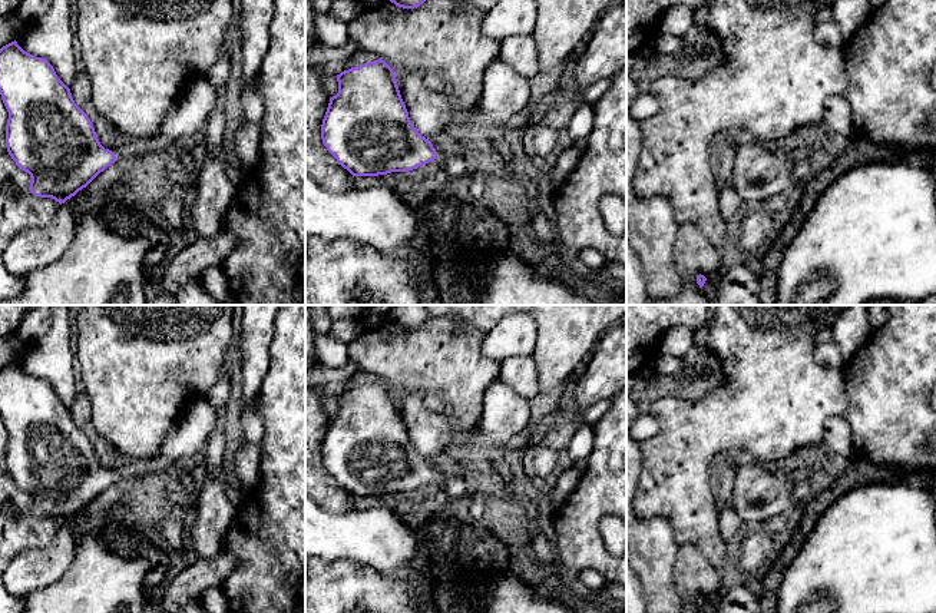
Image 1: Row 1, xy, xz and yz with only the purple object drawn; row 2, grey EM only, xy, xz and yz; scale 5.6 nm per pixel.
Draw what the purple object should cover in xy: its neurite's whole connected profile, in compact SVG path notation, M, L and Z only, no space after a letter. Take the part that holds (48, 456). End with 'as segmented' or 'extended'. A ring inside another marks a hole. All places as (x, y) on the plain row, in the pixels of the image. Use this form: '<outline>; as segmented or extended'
M17 362L0 370L0 415L9 433L6 468L16 486L32 498L34 517L52 518L60 526L86 508L100 493L119 480L142 477L151 471L175 471L182 464L161 455L126 460L113 471L105 470L87 435L75 424L70 410L43 378L24 372Z; extended

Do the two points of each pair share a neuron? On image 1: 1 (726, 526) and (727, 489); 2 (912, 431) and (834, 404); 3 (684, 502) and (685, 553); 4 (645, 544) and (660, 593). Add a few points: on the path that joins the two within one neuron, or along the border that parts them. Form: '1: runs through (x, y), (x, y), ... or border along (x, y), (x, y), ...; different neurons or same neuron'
1: runs through (727, 517), (727, 497); same neuron
2: border along (842, 374), (846, 394), (846, 408), (843, 413); different neurons
3: border along (680, 546), (694, 546), (713, 565); different neurons
4: runs through (651, 556), (658, 582); same neuron

